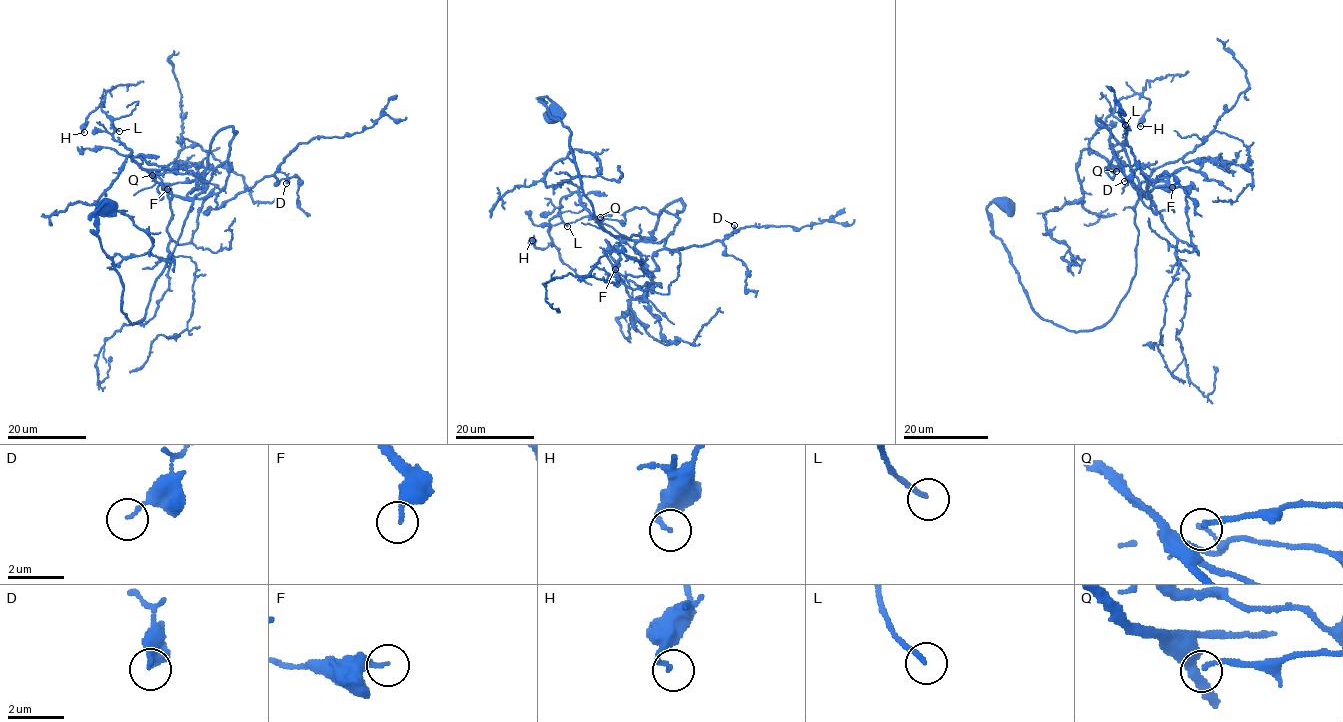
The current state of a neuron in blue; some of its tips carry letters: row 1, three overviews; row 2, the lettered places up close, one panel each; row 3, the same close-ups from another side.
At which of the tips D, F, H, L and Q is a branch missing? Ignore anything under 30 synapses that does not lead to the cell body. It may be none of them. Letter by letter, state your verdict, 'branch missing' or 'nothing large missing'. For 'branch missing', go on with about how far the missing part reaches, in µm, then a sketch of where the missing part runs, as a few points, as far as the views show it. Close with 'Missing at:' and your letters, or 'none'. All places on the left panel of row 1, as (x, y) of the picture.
D: nothing large missing
F: nothing large missing
H: nothing large missing
L: branch missing; about 30 µm are missing; missing branch runs (119, 131), (132, 132), (171, 111), (194, 86), (189, 73)
Q: branch missing; about 20 µm are missing; missing branch runs (152, 175), (131, 174), (122, 168), (108, 195)
Missing at: L, Q

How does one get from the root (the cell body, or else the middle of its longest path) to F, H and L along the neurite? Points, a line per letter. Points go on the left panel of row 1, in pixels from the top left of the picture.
F: (105, 205), (96, 212), (97, 235), (133, 324), (192, 201), (167, 189)
H: (105, 205), (97, 235), (137, 323), (192, 200), (132, 159), (102, 101), (84, 132)
L: (105, 205), (97, 235), (137, 323), (192, 200), (136, 163), (111, 121), (119, 131)

